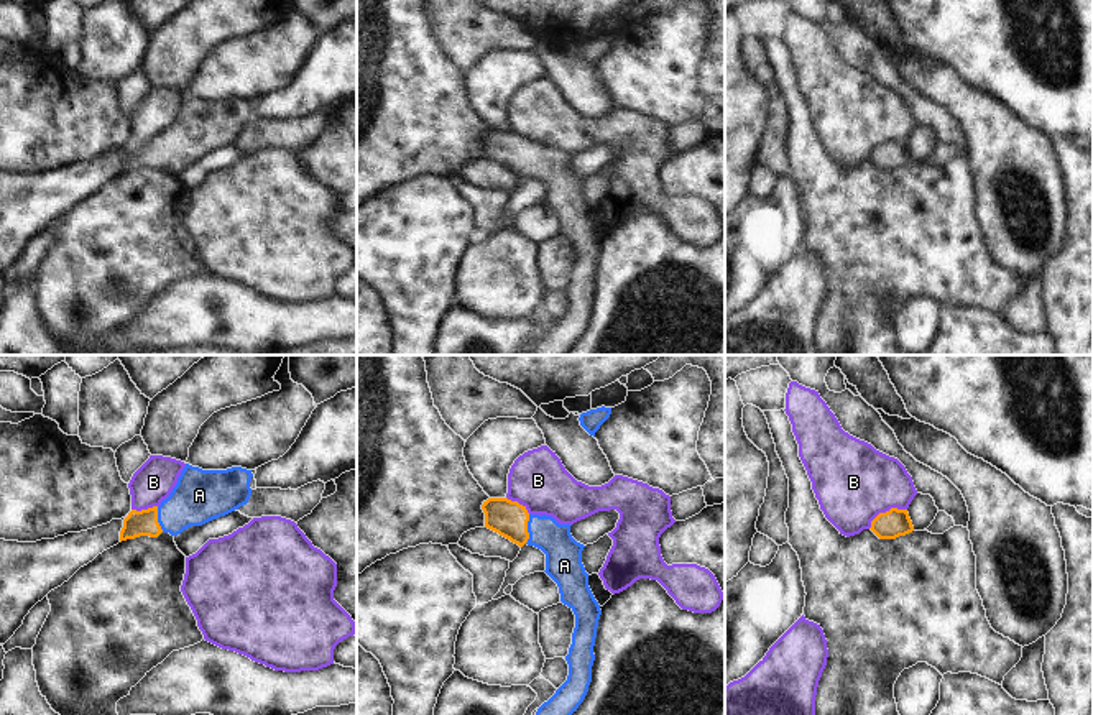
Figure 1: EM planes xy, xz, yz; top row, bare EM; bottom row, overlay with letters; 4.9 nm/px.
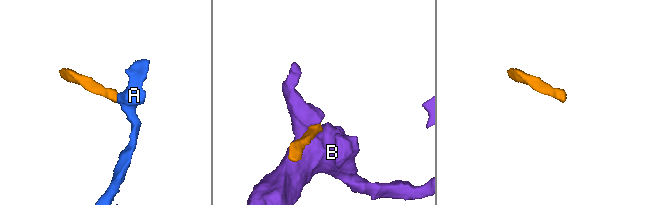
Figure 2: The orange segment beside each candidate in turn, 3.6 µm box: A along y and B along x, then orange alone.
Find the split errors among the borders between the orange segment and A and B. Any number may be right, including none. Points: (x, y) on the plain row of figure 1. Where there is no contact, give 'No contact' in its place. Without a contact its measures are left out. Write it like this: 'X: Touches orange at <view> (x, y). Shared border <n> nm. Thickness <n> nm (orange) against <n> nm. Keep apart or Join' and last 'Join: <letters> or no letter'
A: Touches orange at xz (526, 161). Shared border 150 nm. Thickness 180 nm (orange) against 180 nm. Join
B: Touches orange at yz (886, 143). Shared border 220 nm. Thickness 140 nm (orange) against 400 nm. Keep apart
Join: A.

